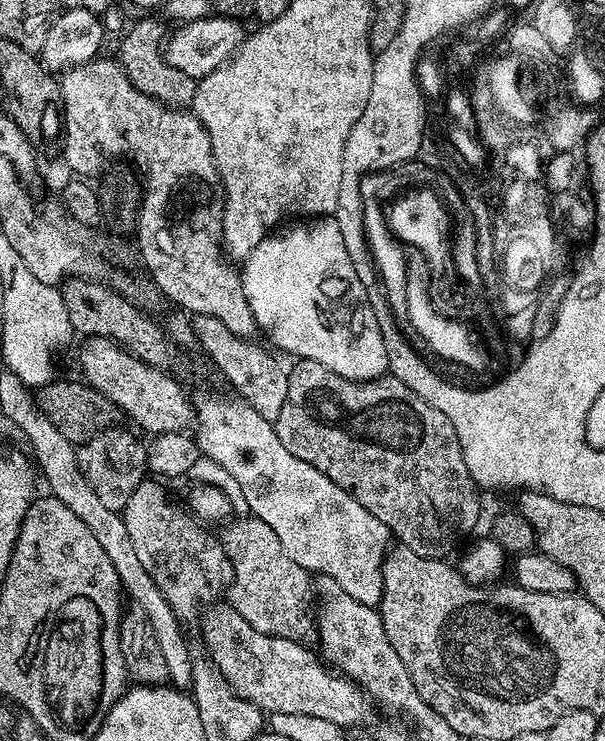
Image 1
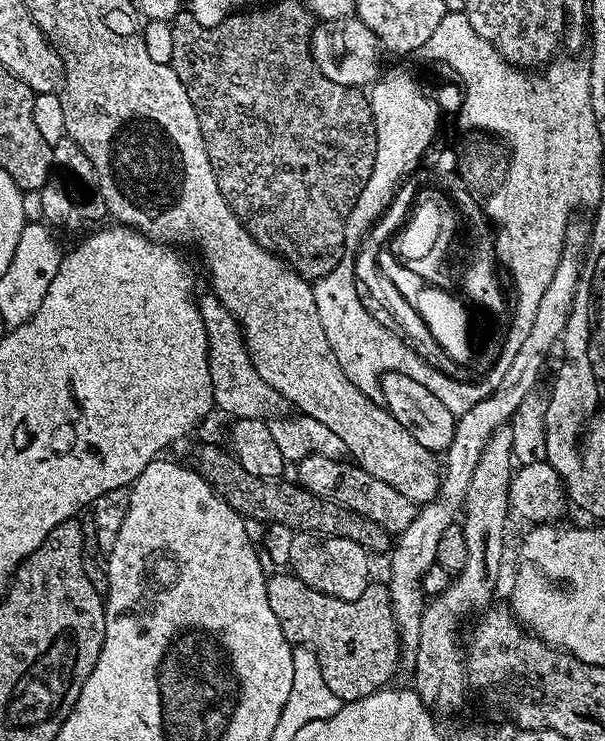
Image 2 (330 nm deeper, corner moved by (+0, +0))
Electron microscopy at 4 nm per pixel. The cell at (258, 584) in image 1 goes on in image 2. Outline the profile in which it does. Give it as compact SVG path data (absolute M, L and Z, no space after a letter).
M291 571L276 574L268 576L270 610L274 610L274 618L278 618L278 626L282 626L282 634L289 642L315 652L322 678L326 678L326 686L334 690L338 699L361 700L387 689L396 667L402 664L400 635L387 583L372 582L360 598L344 601L311 588Z

